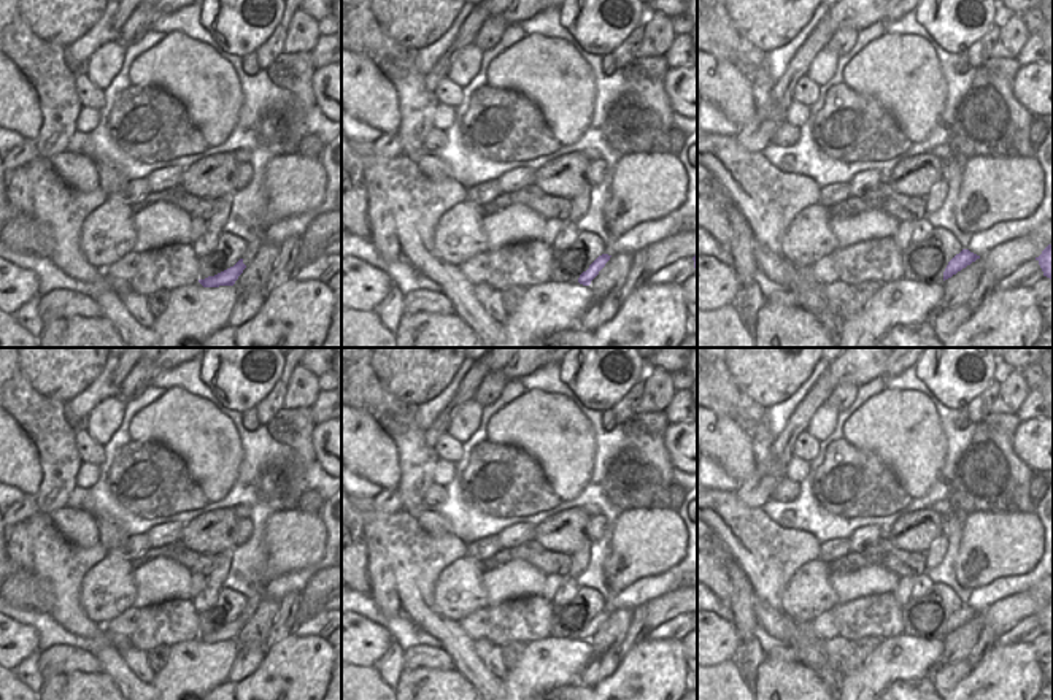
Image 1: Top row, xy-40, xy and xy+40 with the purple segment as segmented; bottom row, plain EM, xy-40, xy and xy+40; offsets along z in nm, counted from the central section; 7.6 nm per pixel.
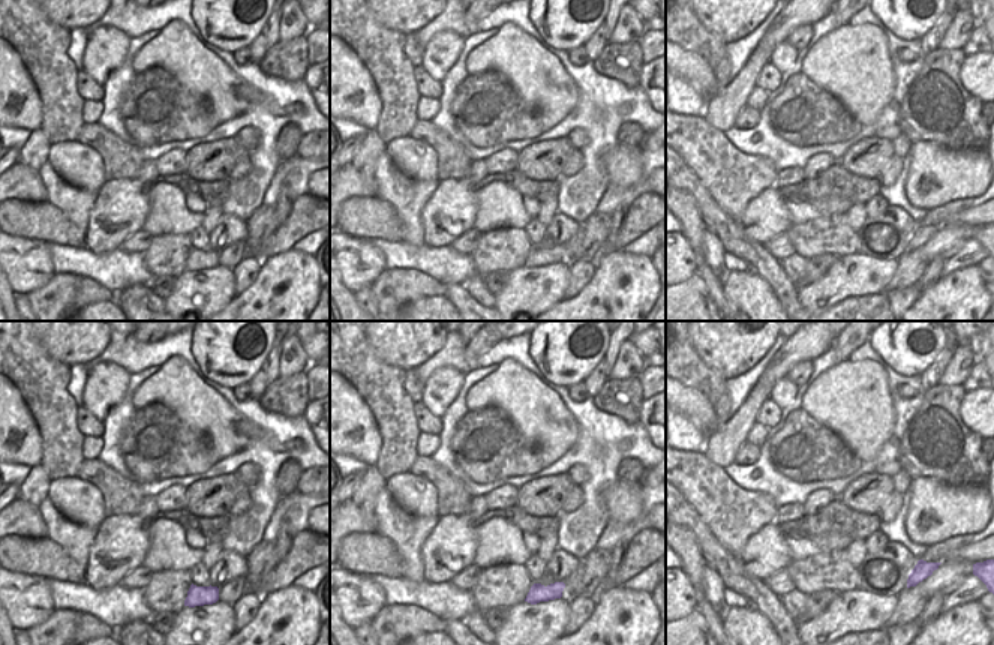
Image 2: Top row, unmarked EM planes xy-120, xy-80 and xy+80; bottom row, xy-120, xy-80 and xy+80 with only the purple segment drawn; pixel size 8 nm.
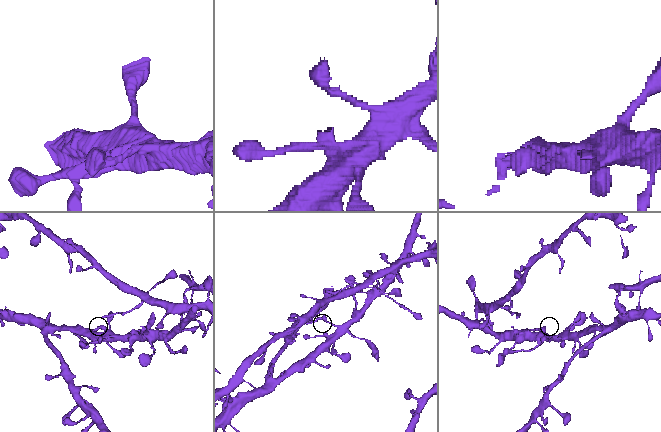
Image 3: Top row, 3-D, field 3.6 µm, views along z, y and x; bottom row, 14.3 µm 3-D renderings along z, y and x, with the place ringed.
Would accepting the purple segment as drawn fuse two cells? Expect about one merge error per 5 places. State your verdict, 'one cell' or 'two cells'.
one cell

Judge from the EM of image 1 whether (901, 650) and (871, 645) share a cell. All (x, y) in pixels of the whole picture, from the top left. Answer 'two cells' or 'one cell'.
two cells

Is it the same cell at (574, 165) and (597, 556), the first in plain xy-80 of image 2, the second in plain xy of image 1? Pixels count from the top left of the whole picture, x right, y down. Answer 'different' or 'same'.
different

